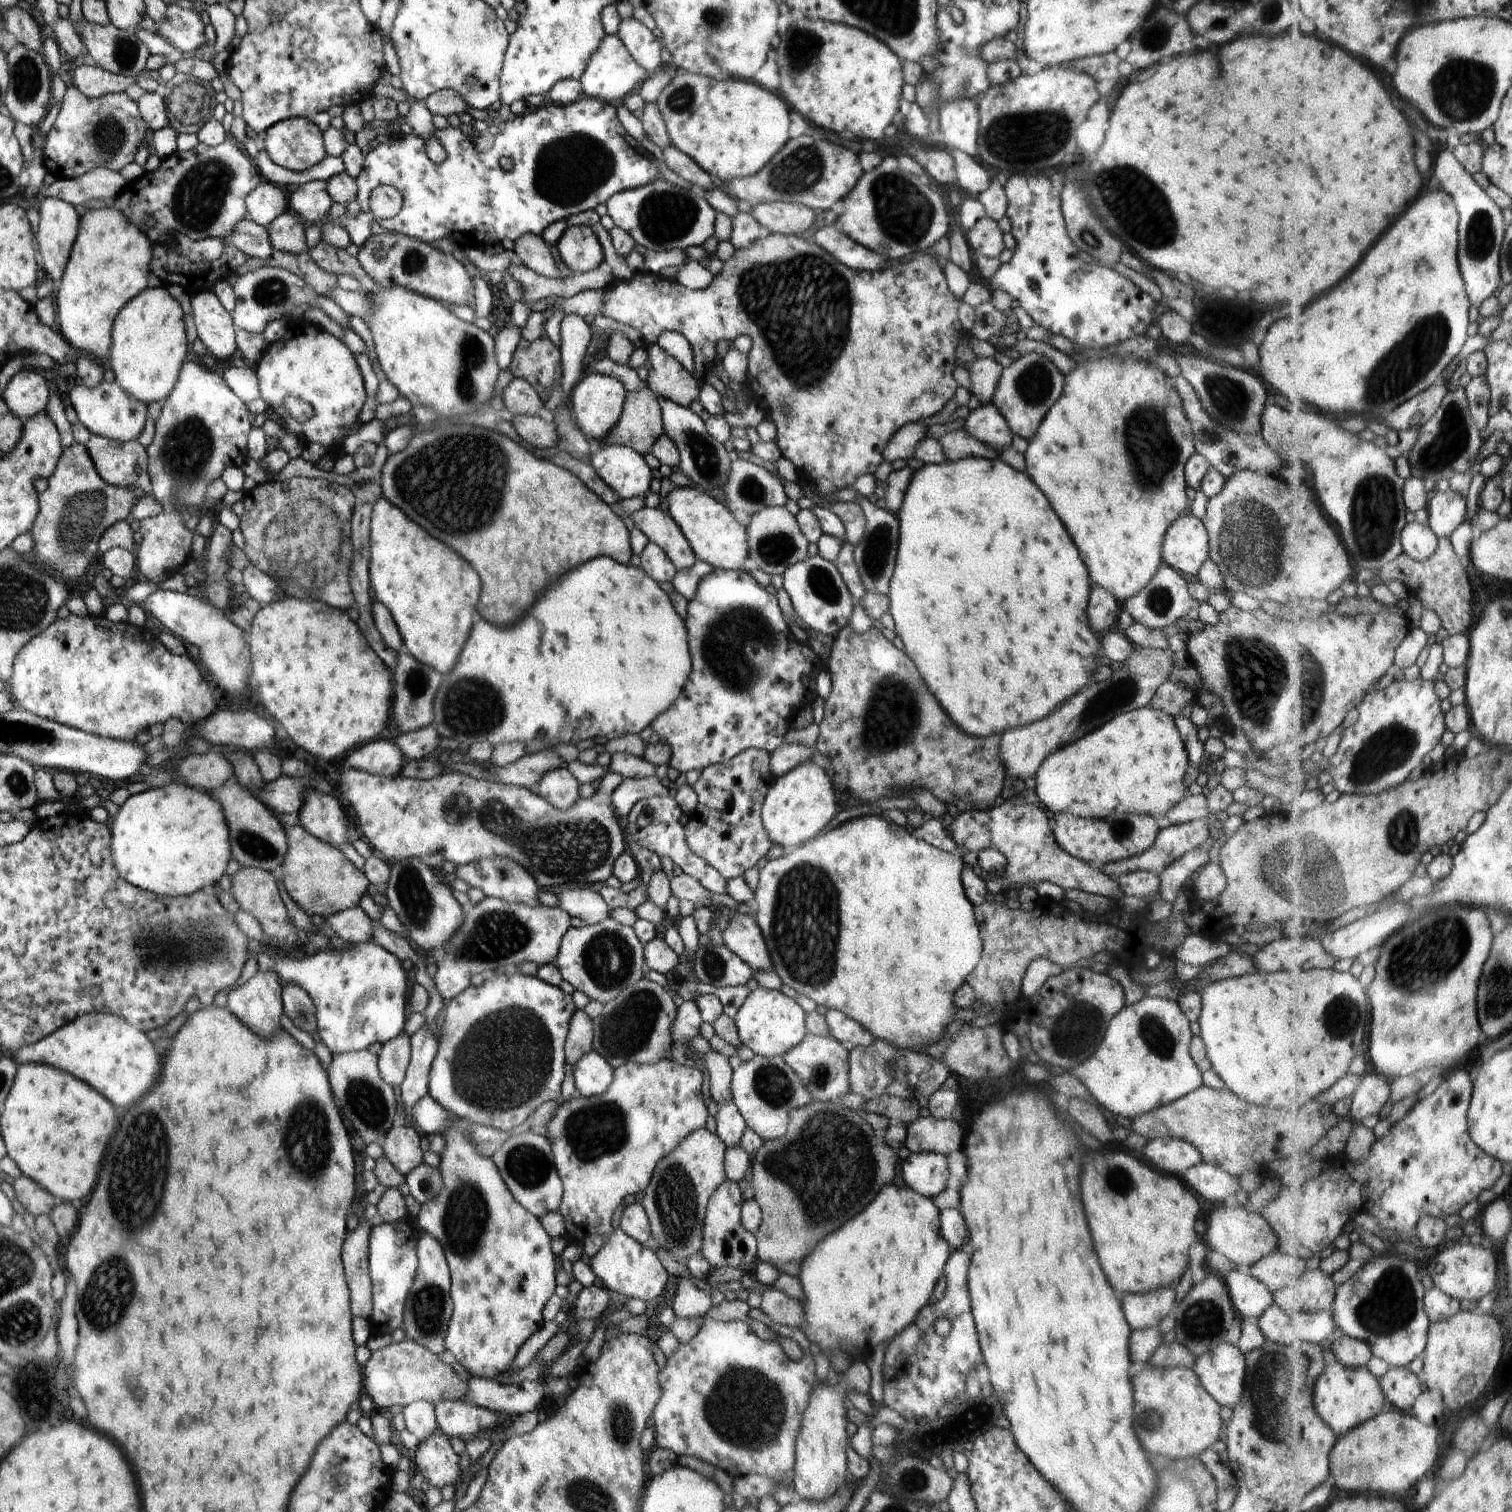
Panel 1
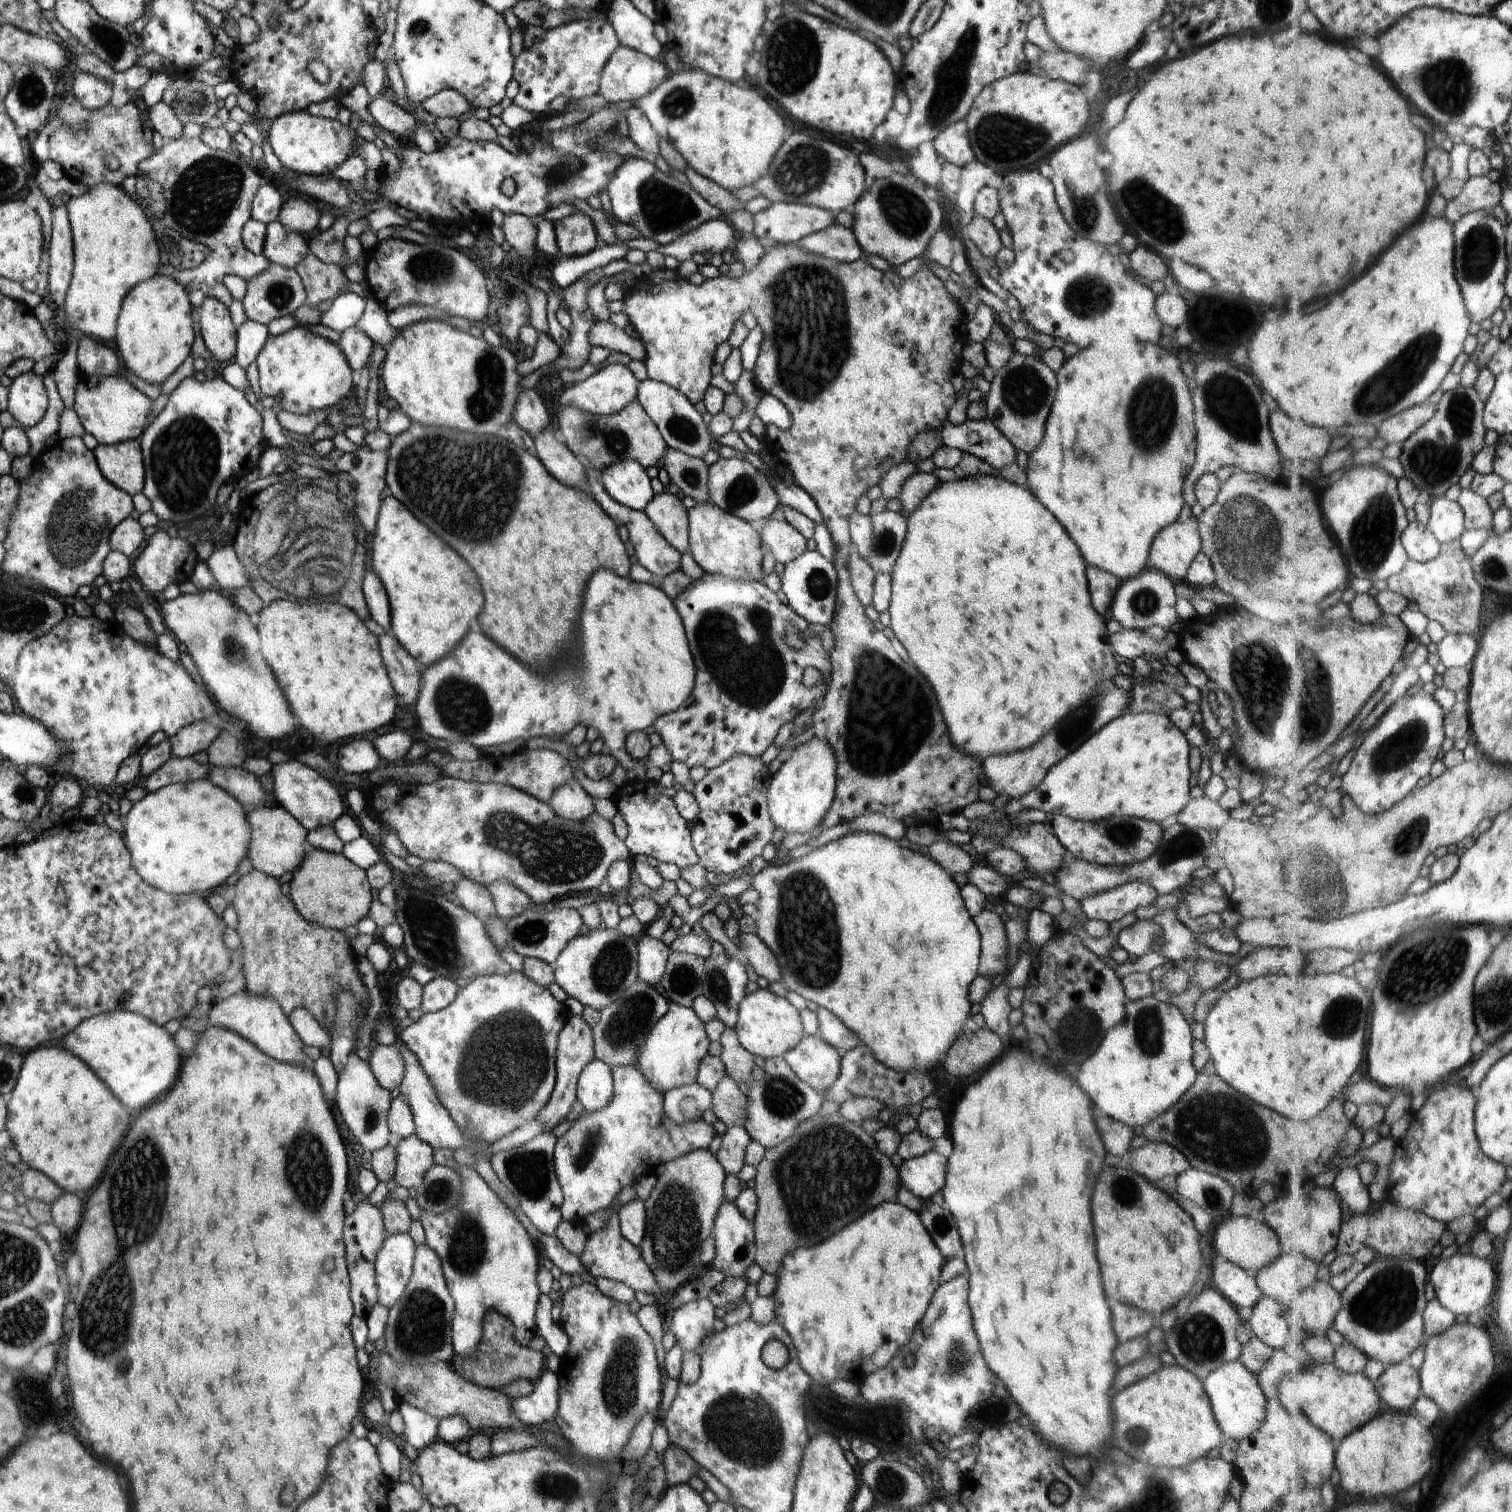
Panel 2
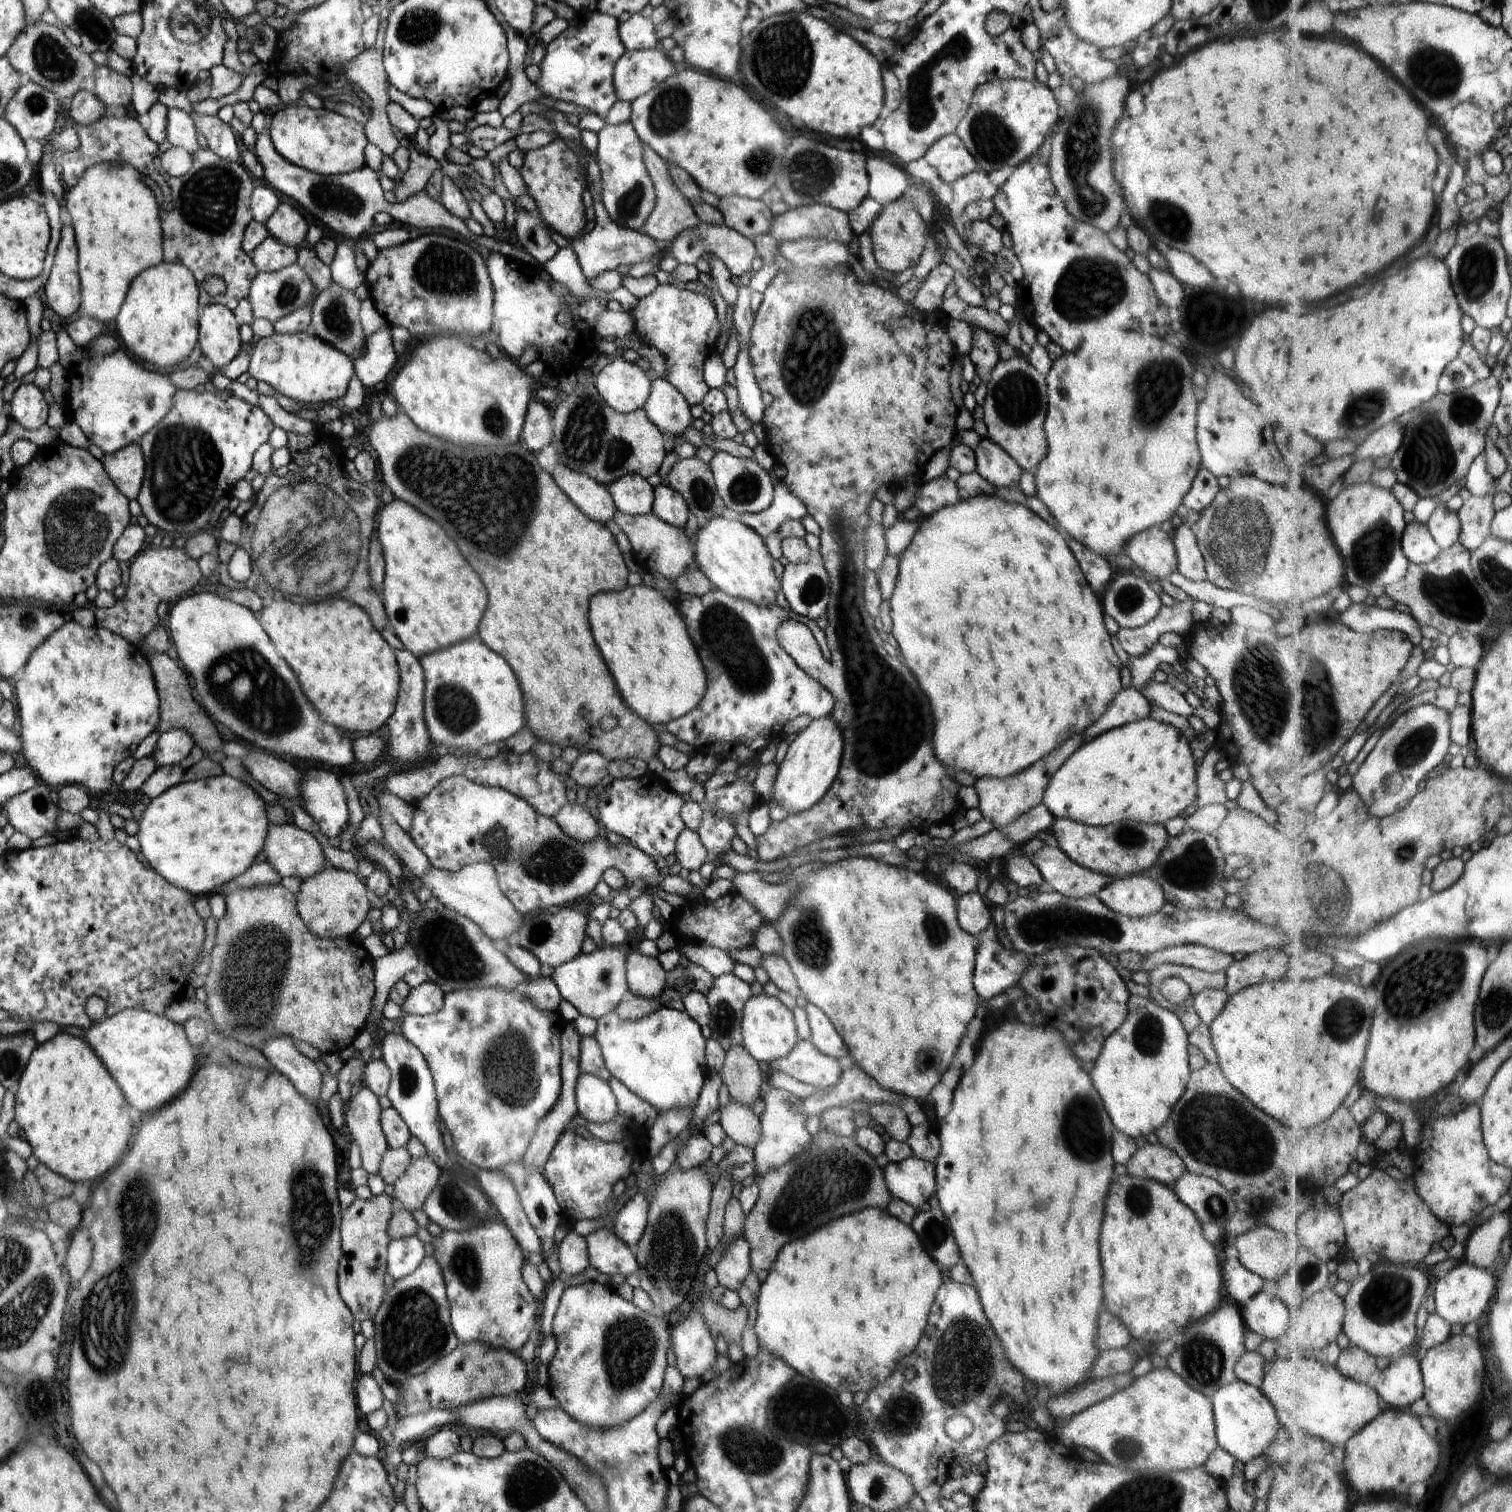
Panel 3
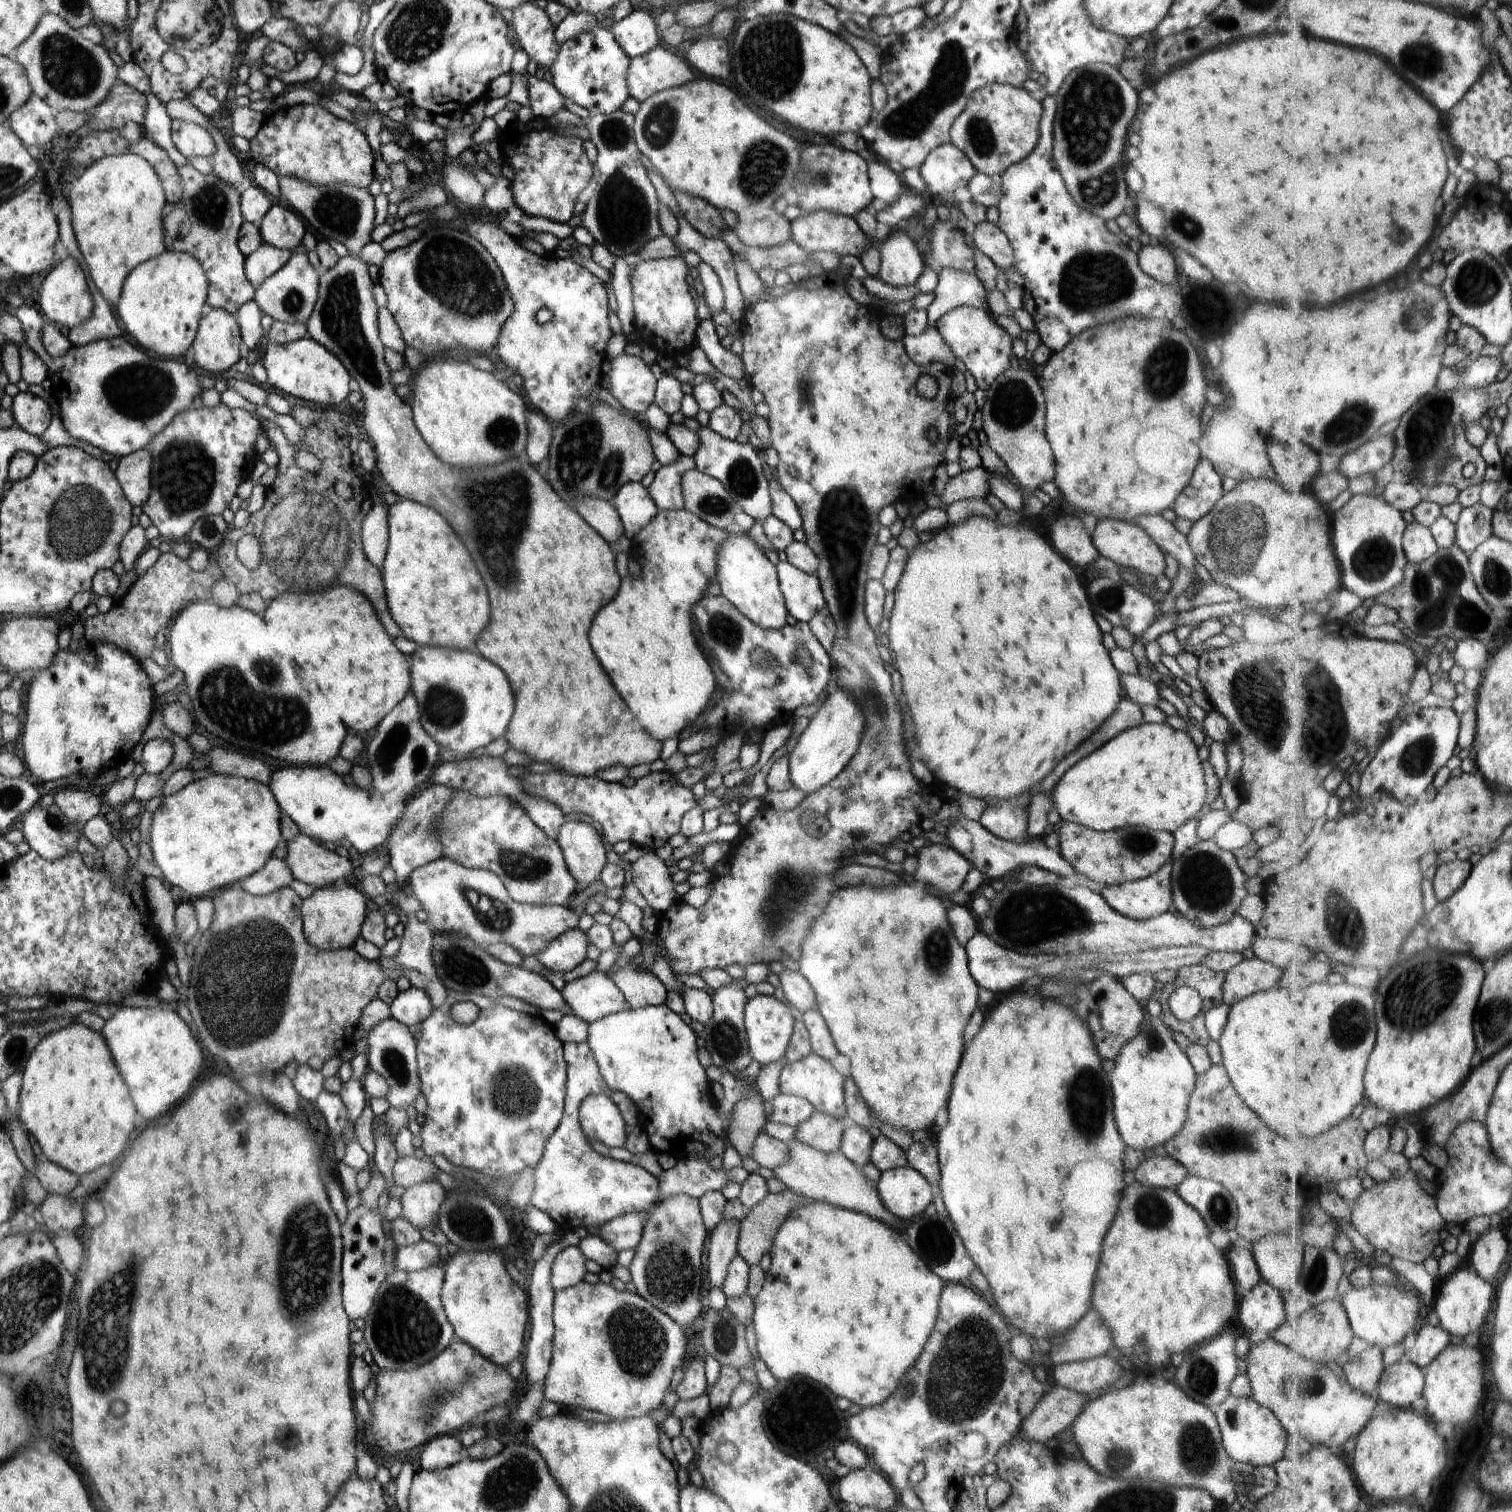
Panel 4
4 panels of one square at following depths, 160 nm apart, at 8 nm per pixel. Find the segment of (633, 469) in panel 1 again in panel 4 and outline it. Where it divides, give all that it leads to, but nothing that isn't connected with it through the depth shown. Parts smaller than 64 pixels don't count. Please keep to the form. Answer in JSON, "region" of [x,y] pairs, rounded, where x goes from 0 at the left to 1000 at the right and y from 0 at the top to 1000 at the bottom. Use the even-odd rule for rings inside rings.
{"region":[[[414,319],[407,325],[404,333],[407,336],[407,339],[411,344],[413,354],[416,356],[418,356],[418,354],[423,349],[426,349],[436,339],[429,324],[422,319]]]}

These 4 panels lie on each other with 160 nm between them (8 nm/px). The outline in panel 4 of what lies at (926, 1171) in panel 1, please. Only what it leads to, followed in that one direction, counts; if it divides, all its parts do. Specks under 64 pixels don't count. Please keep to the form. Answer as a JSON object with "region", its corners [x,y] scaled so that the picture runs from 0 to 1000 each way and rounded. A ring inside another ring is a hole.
{"region":[[[599,771],[597,772],[585,774],[579,786],[585,799],[599,809],[603,808],[603,805],[606,803],[610,804],[620,790],[620,788],[616,786],[616,783],[607,774],[601,771]]]}

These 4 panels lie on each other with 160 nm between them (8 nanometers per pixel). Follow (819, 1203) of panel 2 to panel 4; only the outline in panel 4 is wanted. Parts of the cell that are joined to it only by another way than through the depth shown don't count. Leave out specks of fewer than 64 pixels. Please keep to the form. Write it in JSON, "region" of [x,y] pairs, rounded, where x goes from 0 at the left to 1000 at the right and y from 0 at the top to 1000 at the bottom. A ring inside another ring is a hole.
{"region":[[[521,786],[514,790],[508,788],[508,791],[505,791],[505,794],[503,794],[503,796],[500,796],[500,798],[497,799],[494,802],[494,804],[492,804],[491,807],[489,808],[489,815],[488,815],[487,828],[495,836],[495,839],[503,837],[505,831],[509,829],[515,813],[516,813],[517,810],[521,807],[521,804],[524,804],[522,802],[524,802],[525,799],[528,799],[528,798],[532,798],[532,796],[538,796],[538,794],[534,794],[533,791],[522,788]]]}

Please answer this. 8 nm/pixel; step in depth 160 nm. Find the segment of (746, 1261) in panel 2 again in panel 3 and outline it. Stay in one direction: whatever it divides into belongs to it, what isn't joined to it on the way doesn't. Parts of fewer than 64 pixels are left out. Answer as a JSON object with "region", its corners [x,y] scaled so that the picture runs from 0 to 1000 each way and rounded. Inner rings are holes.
{"region":[[[490,815],[481,823],[479,829],[474,837],[474,847],[479,852],[489,853],[491,849],[497,841],[496,825]]]}

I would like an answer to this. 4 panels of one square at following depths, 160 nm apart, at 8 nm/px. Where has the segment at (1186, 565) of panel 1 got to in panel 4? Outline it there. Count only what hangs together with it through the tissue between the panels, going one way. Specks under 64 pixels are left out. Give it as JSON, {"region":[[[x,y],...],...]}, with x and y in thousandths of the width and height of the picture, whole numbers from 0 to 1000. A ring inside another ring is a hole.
{"region":[[[727,344],[722,356],[728,368],[735,370],[743,376],[749,376],[759,381],[766,382],[771,378],[771,370],[769,364],[753,347],[744,345]]]}

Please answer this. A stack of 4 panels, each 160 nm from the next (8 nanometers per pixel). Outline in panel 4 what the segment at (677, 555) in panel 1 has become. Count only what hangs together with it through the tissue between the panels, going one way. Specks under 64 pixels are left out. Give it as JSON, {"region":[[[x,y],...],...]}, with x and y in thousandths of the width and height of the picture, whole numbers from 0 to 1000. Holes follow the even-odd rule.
{"region":[[[449,301],[446,306],[446,307],[438,308],[434,312],[434,315],[428,323],[436,337],[446,339],[446,337],[452,337],[450,317],[452,312],[460,309],[460,305],[458,302]]]}

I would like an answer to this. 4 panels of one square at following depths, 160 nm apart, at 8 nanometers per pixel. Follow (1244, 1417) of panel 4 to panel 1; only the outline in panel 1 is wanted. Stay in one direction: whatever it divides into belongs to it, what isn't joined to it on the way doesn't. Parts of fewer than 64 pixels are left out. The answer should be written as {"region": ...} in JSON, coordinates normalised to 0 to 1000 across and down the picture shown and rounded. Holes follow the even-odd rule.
{"region":[[[808,888],[791,899],[788,906],[807,931],[815,932],[820,927],[824,902],[823,896],[818,890]]]}

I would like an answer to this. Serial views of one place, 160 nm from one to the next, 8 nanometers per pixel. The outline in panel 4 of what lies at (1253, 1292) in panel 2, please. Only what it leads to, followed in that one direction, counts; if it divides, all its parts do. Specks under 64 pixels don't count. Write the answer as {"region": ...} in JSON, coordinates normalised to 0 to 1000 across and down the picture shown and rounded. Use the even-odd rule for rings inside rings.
{"region":[[[815,823],[812,827],[812,836],[818,854],[827,854],[835,847],[827,827]]]}

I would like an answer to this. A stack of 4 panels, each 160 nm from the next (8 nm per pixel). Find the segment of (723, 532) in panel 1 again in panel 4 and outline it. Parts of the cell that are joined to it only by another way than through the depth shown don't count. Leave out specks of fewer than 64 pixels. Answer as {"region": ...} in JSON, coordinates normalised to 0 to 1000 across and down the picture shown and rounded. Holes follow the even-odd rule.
{"region":[[[483,353],[474,365],[474,385],[478,394],[499,413],[511,417],[520,414],[521,403],[516,391],[513,374],[495,353]]]}

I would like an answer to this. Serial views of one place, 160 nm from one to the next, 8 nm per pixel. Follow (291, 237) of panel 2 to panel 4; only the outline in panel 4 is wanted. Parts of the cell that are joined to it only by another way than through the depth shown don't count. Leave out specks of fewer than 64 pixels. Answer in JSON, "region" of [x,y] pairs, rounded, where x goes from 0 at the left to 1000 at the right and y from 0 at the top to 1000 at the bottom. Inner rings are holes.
{"region":[[[174,160],[165,169],[162,171],[161,180],[163,184],[169,192],[171,191],[173,188],[183,181],[194,168],[193,166],[183,165]]]}

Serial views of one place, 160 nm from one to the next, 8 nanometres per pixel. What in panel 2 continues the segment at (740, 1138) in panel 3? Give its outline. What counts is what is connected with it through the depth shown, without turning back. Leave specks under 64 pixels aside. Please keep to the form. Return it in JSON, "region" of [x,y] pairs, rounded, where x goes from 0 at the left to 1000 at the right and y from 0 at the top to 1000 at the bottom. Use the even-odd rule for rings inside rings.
{"region":[[[481,710],[470,722],[470,734],[481,745],[491,745],[493,742],[494,725]]]}

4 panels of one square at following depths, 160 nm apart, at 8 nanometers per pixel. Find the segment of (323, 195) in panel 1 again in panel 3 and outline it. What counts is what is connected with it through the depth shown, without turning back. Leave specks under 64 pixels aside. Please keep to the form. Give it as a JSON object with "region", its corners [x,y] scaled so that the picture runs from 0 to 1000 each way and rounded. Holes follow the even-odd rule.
{"region":[[[190,134],[185,134],[175,149],[177,151],[178,156],[187,161],[196,164],[202,161],[204,149],[200,141],[190,136]]]}

